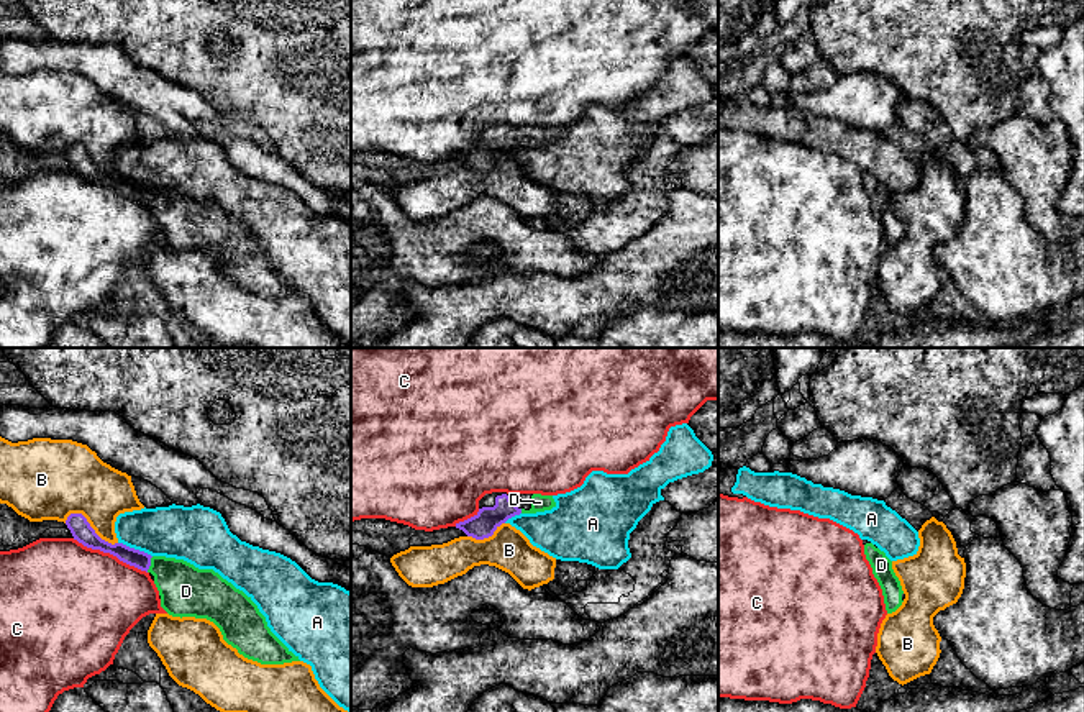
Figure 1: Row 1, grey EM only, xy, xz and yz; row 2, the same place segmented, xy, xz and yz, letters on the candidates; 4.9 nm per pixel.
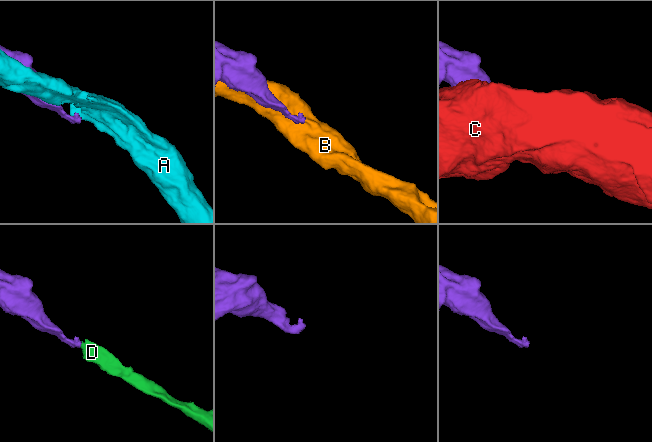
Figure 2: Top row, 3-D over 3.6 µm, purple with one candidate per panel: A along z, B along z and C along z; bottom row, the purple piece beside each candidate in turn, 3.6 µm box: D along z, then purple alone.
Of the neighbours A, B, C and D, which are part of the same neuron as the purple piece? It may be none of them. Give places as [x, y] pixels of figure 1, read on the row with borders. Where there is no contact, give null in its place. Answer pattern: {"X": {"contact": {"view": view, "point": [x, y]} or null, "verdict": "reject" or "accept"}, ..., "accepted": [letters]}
{"A": {"contact": {"view": "xy", "point": [133, 548]}, "verdict": "reject"}, "B": {"contact": {"view": "xy", "point": [89, 525]}, "verdict": "reject"}, "C": {"contact": {"view": "xy", "point": [110, 553]}, "verdict": "reject"}, "D": {"contact": {"view": "xy", "point": [150, 565]}, "verdict": "accept"}, "accepted": ["D"]}

